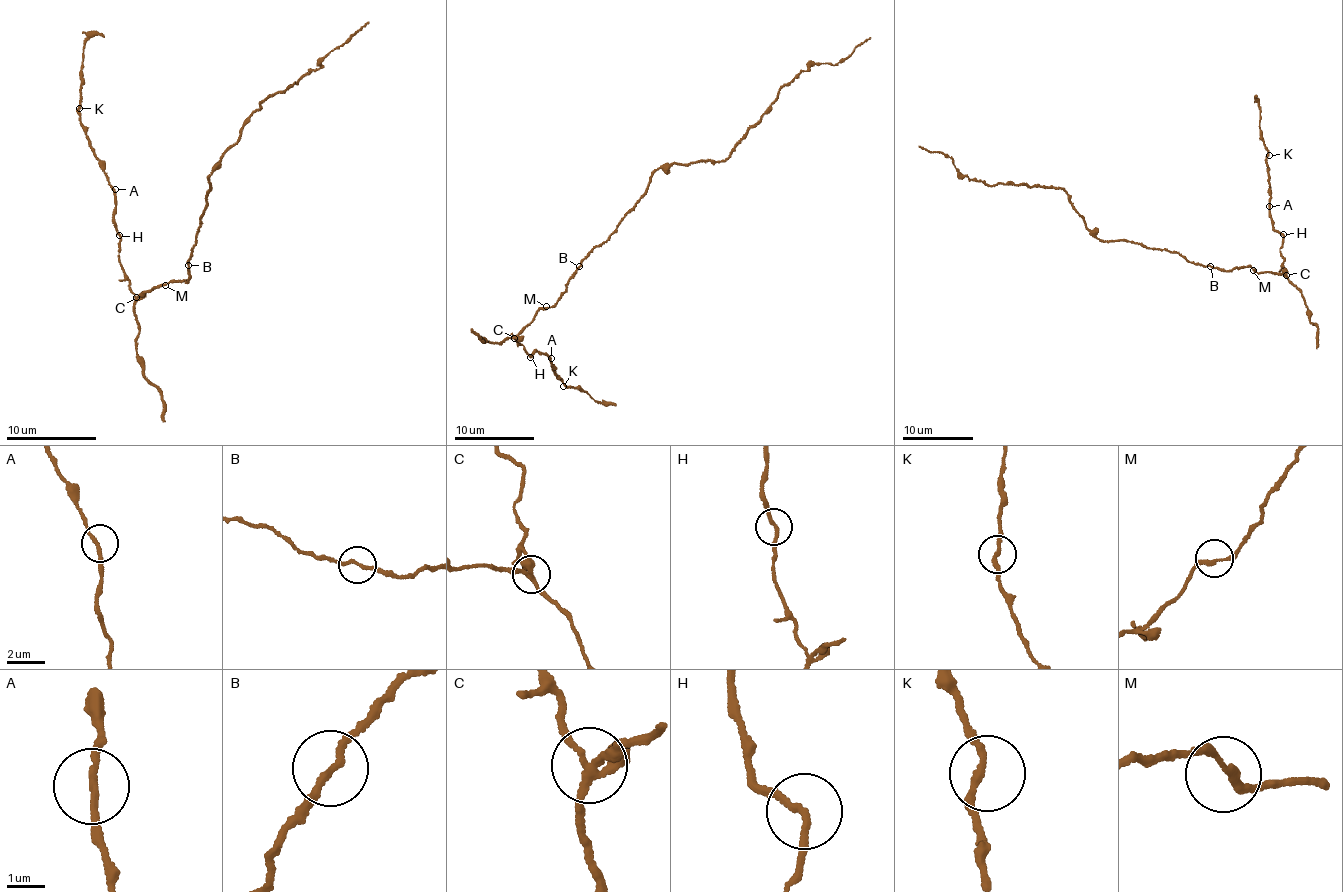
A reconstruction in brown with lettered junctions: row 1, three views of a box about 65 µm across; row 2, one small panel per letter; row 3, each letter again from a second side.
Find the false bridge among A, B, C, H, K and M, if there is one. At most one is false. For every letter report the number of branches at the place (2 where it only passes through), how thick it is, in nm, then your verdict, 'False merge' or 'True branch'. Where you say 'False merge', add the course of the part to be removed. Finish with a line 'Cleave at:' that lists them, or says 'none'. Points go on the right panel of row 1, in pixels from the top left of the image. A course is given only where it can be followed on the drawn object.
A: Branches: 2. Thickness 160 nm. True branch
B: Branches: 2. Thickness 170 nm. True branch
C: Branches: 4. Thickness 240 nm. True branch
H: Branches: 2. Thickness 160 nm. True branch
K: Branches: 2. Thickness 180 nm. True branch
M: Branches: 2. Thickness 180 nm. True branch
Cleave at: none

